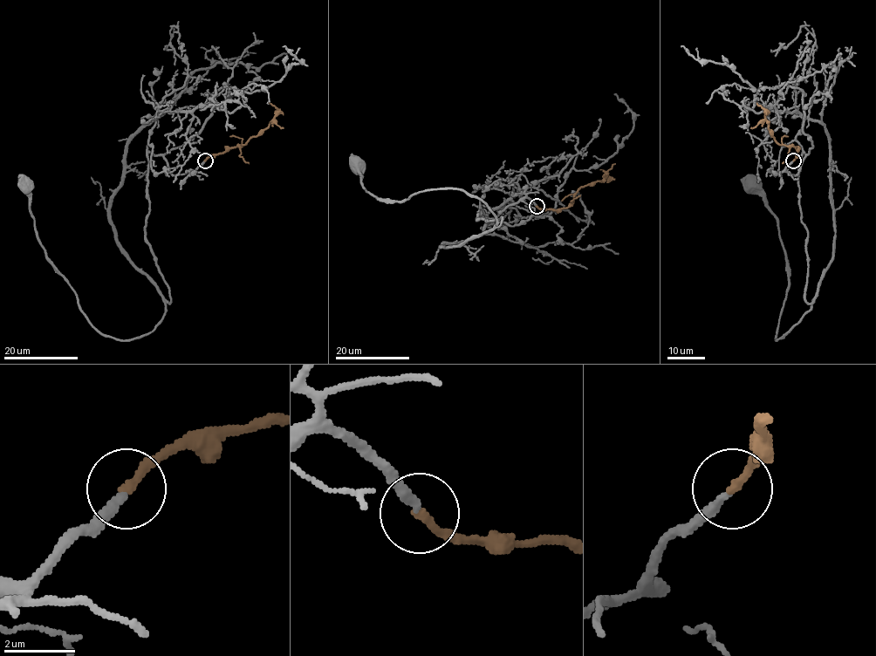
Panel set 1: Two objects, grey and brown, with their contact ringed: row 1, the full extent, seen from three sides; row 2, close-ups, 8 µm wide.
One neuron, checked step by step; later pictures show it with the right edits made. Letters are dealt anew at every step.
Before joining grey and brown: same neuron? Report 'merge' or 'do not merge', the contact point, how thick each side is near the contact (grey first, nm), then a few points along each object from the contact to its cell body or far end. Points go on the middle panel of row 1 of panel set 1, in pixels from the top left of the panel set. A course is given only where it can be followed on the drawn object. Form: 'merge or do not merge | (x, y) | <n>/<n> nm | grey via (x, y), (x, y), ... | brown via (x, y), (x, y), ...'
merge | (537, 206) | 240/260 nm | grey via (536, 207), (478, 211), (498, 226), (460, 189), (386, 201), (358, 164) | brown via (536, 207), (556, 210), (567, 208), (575, 193), (585, 185), (609, 178), (600, 169)

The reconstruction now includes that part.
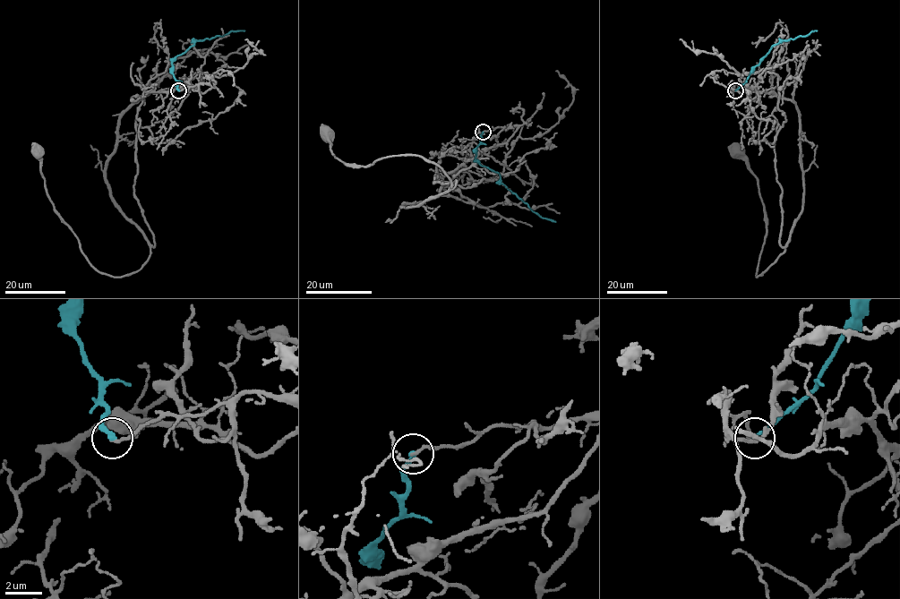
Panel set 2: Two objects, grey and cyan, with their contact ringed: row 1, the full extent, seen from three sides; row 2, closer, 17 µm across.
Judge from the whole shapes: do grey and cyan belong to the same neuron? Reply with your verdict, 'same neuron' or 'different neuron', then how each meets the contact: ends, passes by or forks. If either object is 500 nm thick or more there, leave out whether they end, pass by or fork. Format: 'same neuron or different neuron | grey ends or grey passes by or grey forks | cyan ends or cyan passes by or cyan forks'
different neuron | grey ends | cyan ends

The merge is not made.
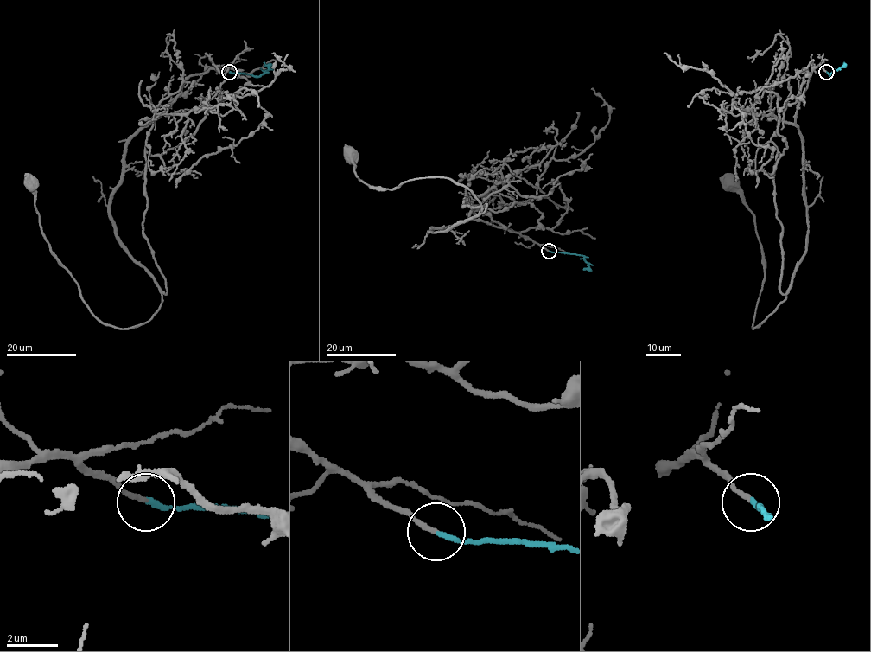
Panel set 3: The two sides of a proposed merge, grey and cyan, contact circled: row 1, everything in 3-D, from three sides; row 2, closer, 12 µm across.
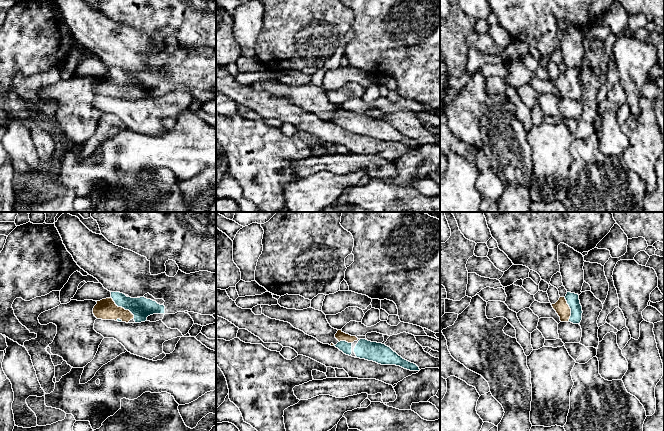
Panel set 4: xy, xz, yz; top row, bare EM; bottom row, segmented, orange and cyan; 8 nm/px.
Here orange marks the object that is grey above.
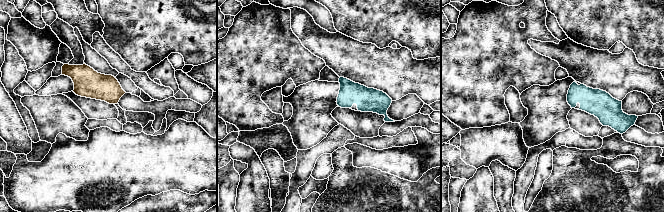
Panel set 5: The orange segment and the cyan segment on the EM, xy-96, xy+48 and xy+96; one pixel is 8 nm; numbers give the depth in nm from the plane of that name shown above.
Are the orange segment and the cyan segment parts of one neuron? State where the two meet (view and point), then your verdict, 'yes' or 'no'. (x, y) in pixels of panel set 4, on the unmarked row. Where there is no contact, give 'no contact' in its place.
xy (123, 84) | yes

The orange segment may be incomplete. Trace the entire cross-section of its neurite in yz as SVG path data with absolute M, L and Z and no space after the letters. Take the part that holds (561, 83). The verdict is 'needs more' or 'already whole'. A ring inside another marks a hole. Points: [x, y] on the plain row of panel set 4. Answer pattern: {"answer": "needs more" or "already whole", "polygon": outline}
{"answer": "needs more", "polygon": "M567 68L565 73L560 73L555 80L551 81L561 98L580 100L583 87L578 70Z"}

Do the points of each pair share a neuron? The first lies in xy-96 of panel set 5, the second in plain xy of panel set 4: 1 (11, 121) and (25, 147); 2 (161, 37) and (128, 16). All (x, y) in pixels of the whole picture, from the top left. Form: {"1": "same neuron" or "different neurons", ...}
{"1": "same neuron", "2": "same neuron"}

